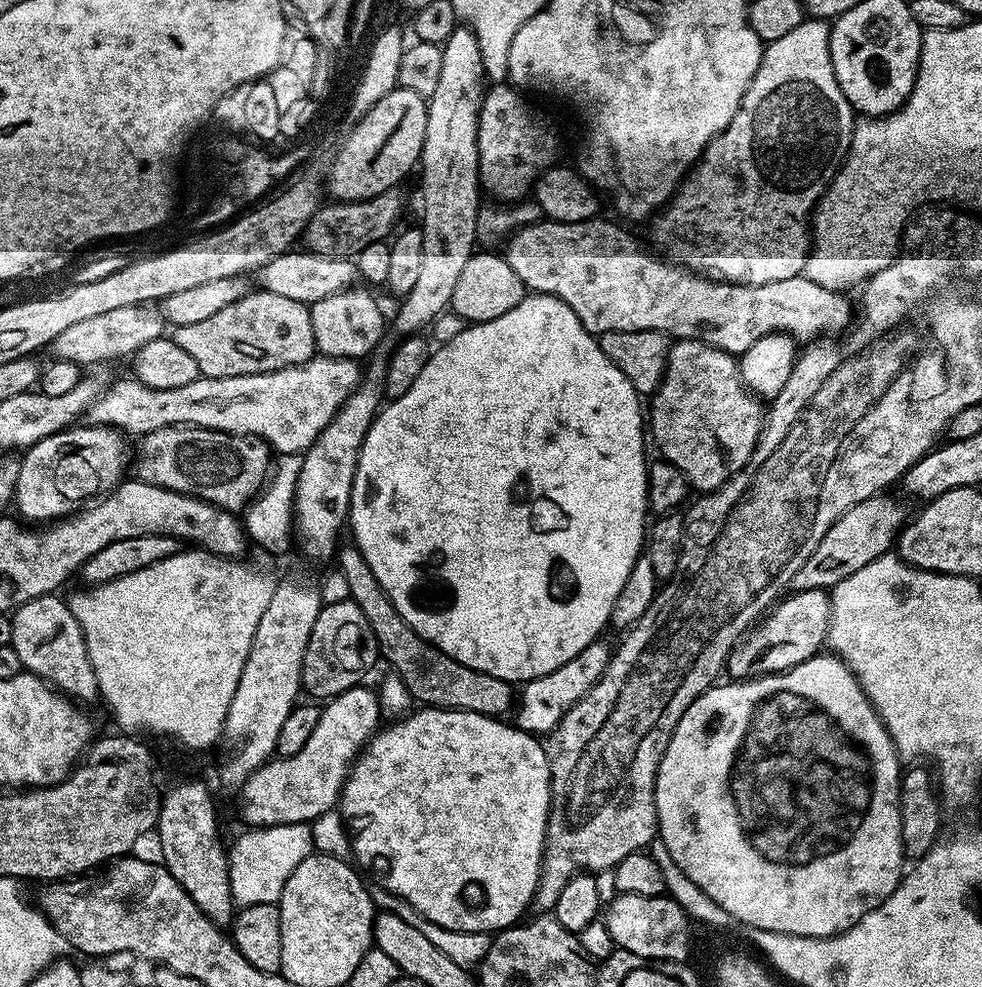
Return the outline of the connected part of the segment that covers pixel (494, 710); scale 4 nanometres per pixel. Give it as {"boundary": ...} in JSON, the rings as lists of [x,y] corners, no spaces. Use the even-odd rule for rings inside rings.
{"boundary":[[[354,546],[341,547],[338,552],[338,568],[346,574],[350,599],[359,606],[362,614],[366,614],[366,622],[370,622],[370,630],[374,630],[376,647],[382,660],[386,660],[393,671],[406,682],[406,690],[410,690],[413,701],[425,708],[449,708],[450,710],[466,710],[477,712],[483,716],[504,718],[514,708],[514,688],[502,678],[494,678],[494,674],[482,674],[482,670],[470,670],[470,666],[462,666],[454,658],[450,658],[442,650],[438,650],[429,640],[424,640],[398,614],[394,602],[382,590],[378,578],[374,578],[374,570],[366,566],[366,558]]]}

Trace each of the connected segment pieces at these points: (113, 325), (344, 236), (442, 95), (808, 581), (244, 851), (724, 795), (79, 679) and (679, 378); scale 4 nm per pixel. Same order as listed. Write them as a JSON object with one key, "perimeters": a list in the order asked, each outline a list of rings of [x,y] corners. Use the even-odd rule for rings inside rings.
{"perimeters":[[[[135,304],[122,306],[119,310],[109,310],[62,330],[50,345],[55,359],[69,360],[81,366],[100,366],[103,360],[120,360],[135,356],[146,344],[161,339],[165,335],[166,321],[159,307]]],[[[399,187],[387,188],[385,192],[372,196],[369,200],[331,202],[332,204],[325,203],[317,208],[315,215],[304,227],[302,240],[303,243],[308,243],[305,244],[307,251],[323,256],[352,258],[366,246],[370,246],[370,242],[388,240],[397,231],[396,223],[404,212],[404,200],[400,197],[400,191]]],[[[457,26],[454,34],[442,45],[442,71],[438,77],[438,87],[432,96],[427,97],[426,138],[424,149],[420,152],[418,173],[420,188],[424,191],[424,224],[422,223],[422,263],[419,277],[412,289],[399,301],[400,309],[396,317],[391,317],[390,328],[403,338],[419,333],[431,326],[439,315],[449,311],[454,298],[454,286],[458,283],[466,262],[470,262],[477,247],[475,226],[482,207],[482,185],[480,182],[480,154],[478,152],[478,126],[480,125],[480,107],[484,101],[486,65],[478,38],[467,26]]],[[[881,494],[866,498],[866,502],[858,502],[858,506],[850,506],[830,530],[826,530],[822,542],[814,546],[814,554],[802,562],[798,574],[794,574],[790,585],[792,592],[802,590],[814,590],[823,588],[831,590],[842,578],[850,578],[854,570],[862,570],[870,562],[874,562],[879,556],[887,556],[893,551],[897,543],[900,530],[906,523],[904,516],[904,504],[892,494]]],[[[336,810],[318,814],[318,818],[310,821],[310,824],[279,824],[246,831],[248,832],[240,835],[228,850],[232,901],[240,908],[246,905],[279,903],[290,874],[314,849],[325,856],[341,858],[347,857],[350,852],[346,821]],[[311,842],[316,848],[312,848]]],[[[835,654],[824,655],[814,655],[806,662],[802,662],[785,672],[775,672],[769,676],[758,676],[751,680],[727,682],[728,684],[720,682],[709,688],[707,692],[703,692],[682,714],[682,718],[666,746],[664,757],[660,759],[660,768],[656,771],[658,838],[666,846],[666,850],[670,850],[670,858],[674,858],[674,862],[678,862],[678,866],[682,866],[682,874],[686,874],[686,878],[690,878],[690,882],[694,882],[694,886],[698,886],[698,890],[702,890],[707,896],[714,898],[714,902],[718,902],[718,906],[722,906],[722,910],[726,910],[729,918],[733,921],[741,920],[742,923],[748,924],[749,929],[761,928],[771,932],[794,934],[795,936],[839,936],[841,932],[854,927],[857,922],[863,920],[866,914],[870,914],[882,902],[886,902],[886,898],[890,898],[890,894],[894,894],[894,890],[900,885],[906,871],[906,865],[904,865],[906,857],[902,846],[902,822],[900,821],[900,782],[902,779],[900,764],[902,765],[902,757],[897,752],[896,744],[890,738],[886,726],[880,721],[876,707],[869,702],[868,695],[861,689],[854,673],[849,670],[847,664],[839,656]]],[[[56,594],[39,596],[13,609],[10,616],[12,648],[17,651],[25,671],[49,681],[66,696],[78,702],[97,699],[99,688],[86,650],[85,636],[67,601],[58,597]]],[[[676,340],[668,349],[668,365],[656,391],[651,393],[650,436],[660,447],[659,454],[683,474],[697,493],[721,488],[736,472],[741,472],[752,457],[764,428],[766,408],[748,391],[740,377],[737,357],[700,340]]]]}

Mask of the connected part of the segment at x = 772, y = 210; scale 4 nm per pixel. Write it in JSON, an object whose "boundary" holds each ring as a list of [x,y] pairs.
{"boundary":[[[808,18],[798,30],[767,41],[764,57],[730,126],[708,143],[702,159],[655,217],[655,247],[661,253],[669,252],[664,254],[675,263],[701,274],[717,268],[719,275],[747,284],[782,282],[782,278],[803,273],[810,251],[810,217],[848,155],[854,127],[852,107],[834,74],[829,31],[823,19]]]}

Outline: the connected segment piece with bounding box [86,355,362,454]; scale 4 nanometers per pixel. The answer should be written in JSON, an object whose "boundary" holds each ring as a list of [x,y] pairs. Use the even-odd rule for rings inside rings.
{"boundary":[[[317,355],[307,360],[305,364],[290,366],[277,372],[227,376],[226,378],[201,376],[200,379],[188,383],[187,386],[174,386],[166,390],[151,388],[135,378],[114,380],[104,389],[104,393],[94,402],[94,406],[88,409],[86,420],[92,426],[118,428],[129,437],[133,436],[132,438],[145,436],[147,432],[162,430],[166,426],[193,424],[199,428],[209,428],[219,432],[233,432],[236,436],[256,436],[259,440],[265,440],[269,449],[276,454],[303,454],[316,441],[318,434],[326,430],[326,426],[332,421],[336,411],[344,405],[346,398],[360,383],[362,379],[360,366],[355,360]]]}

